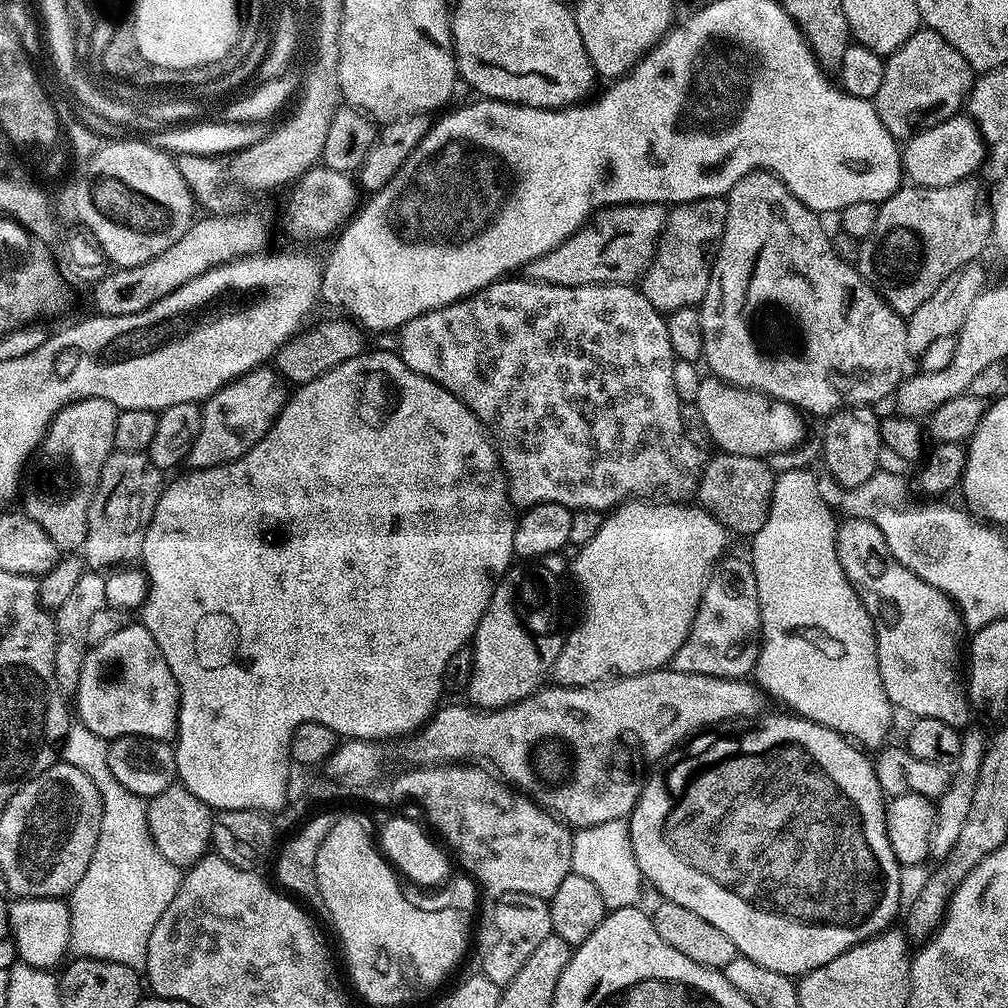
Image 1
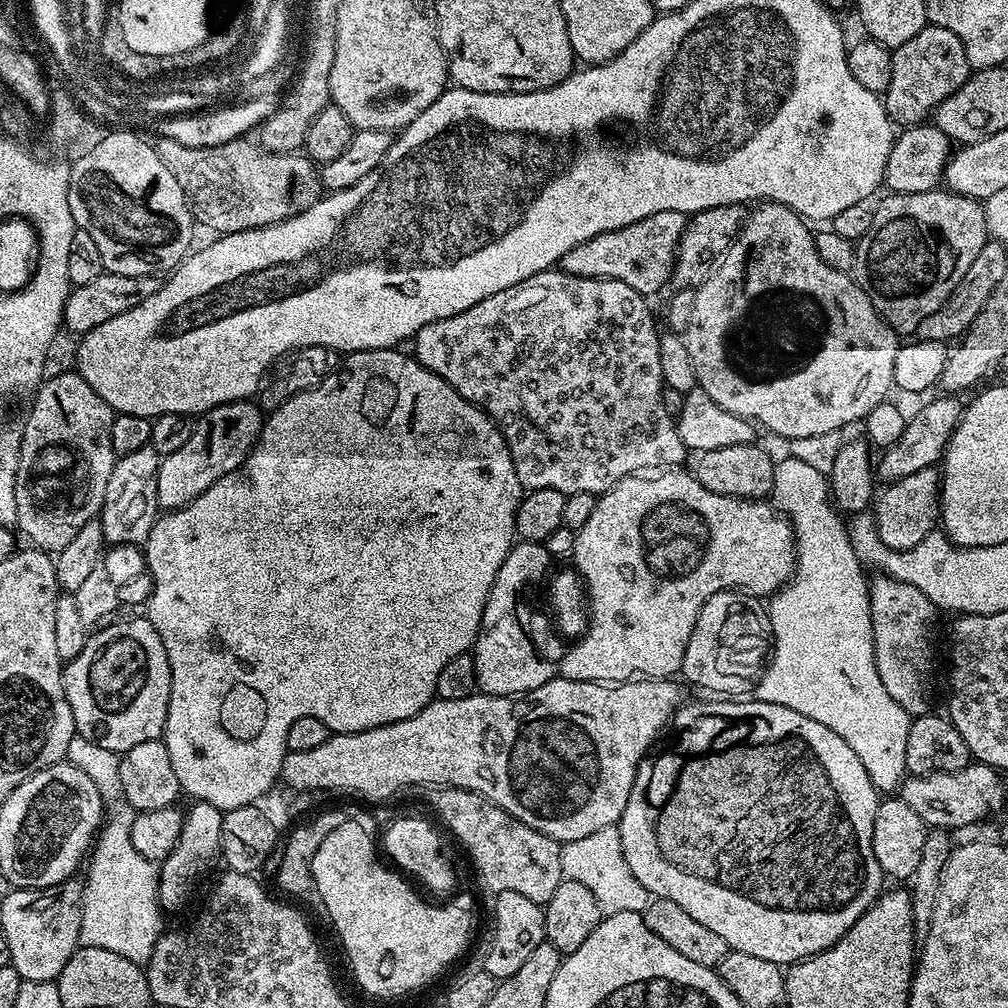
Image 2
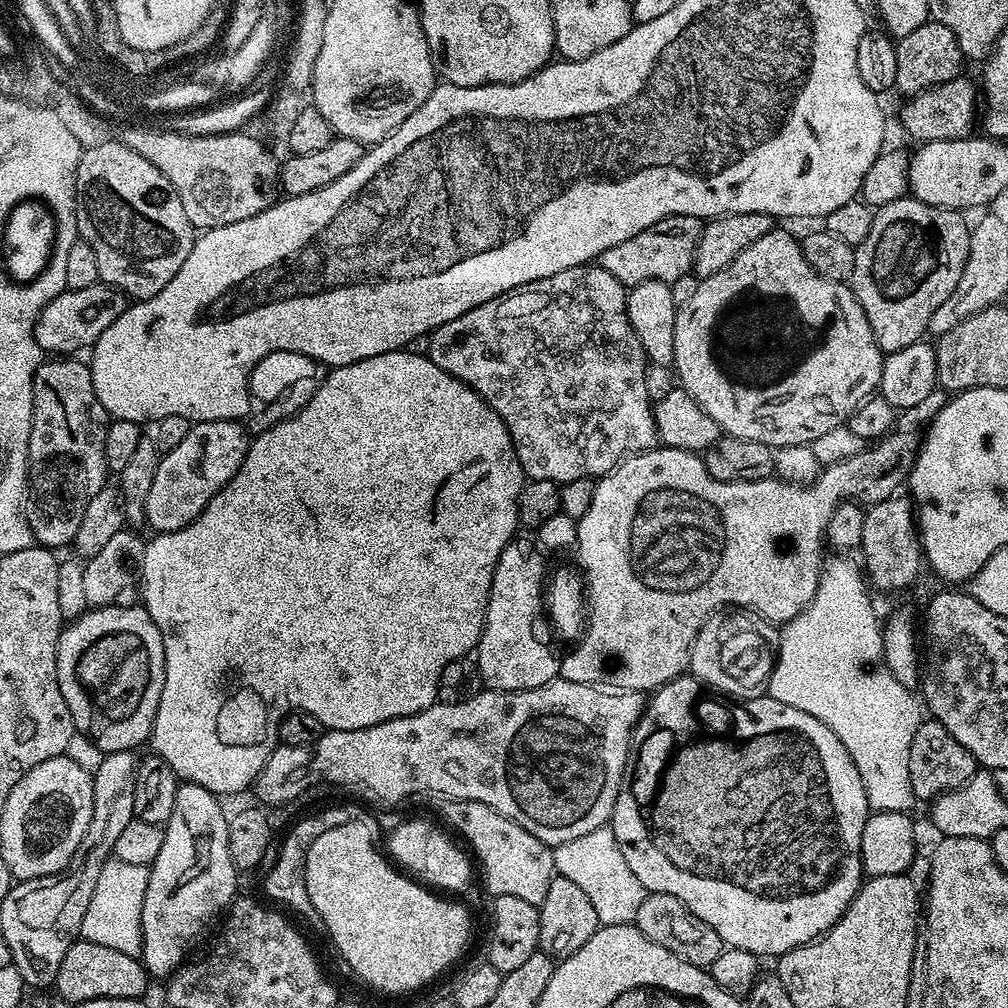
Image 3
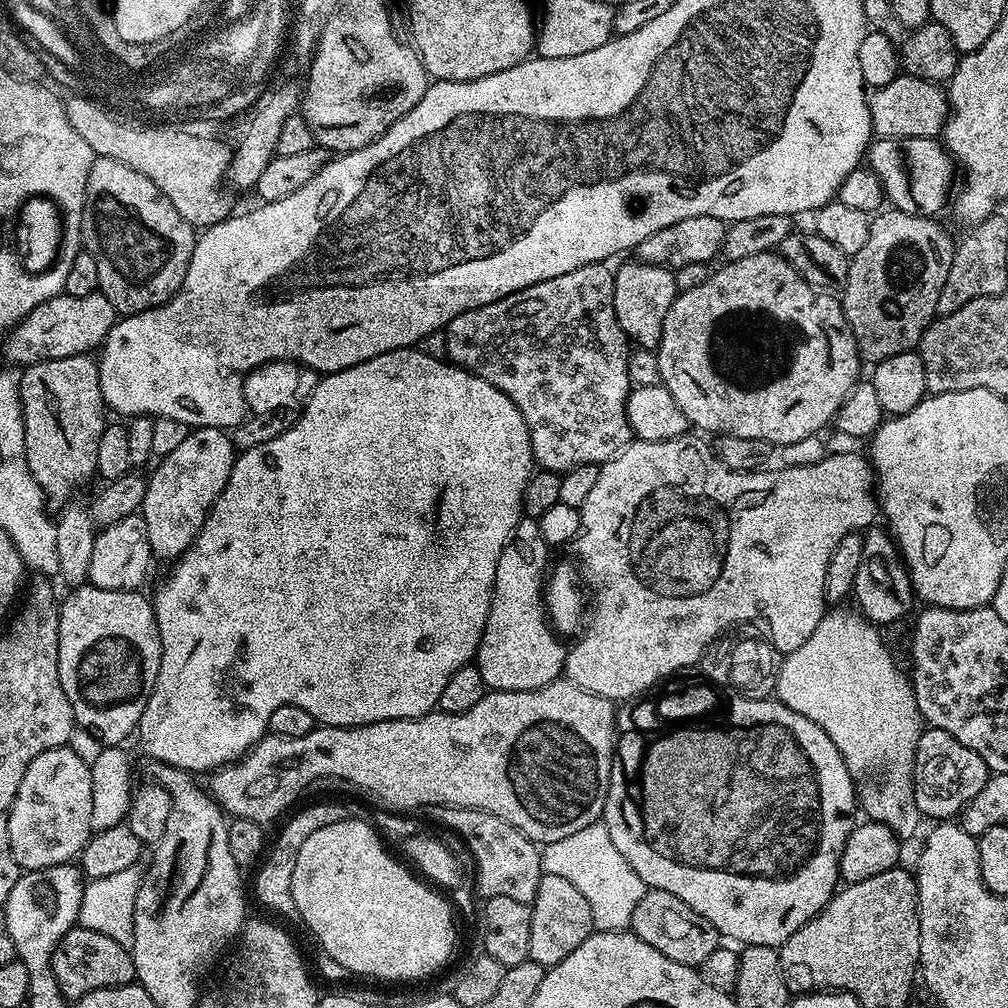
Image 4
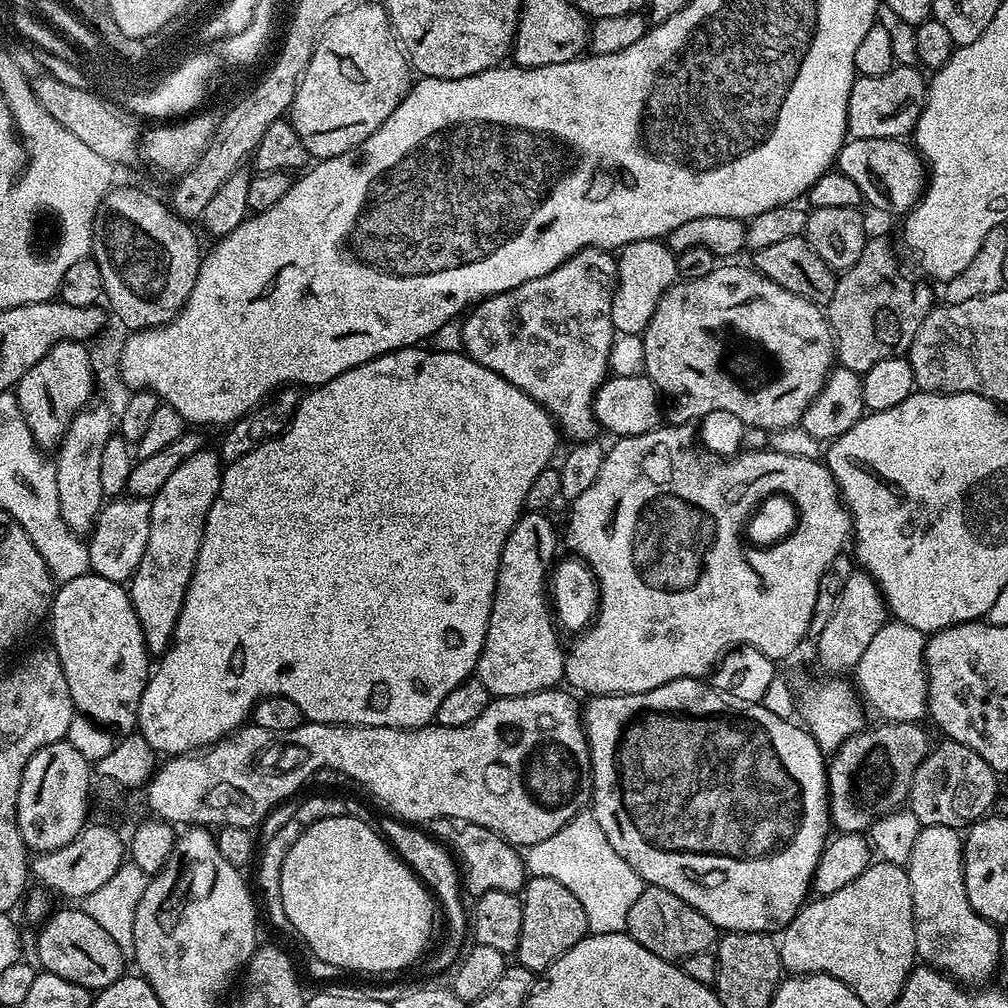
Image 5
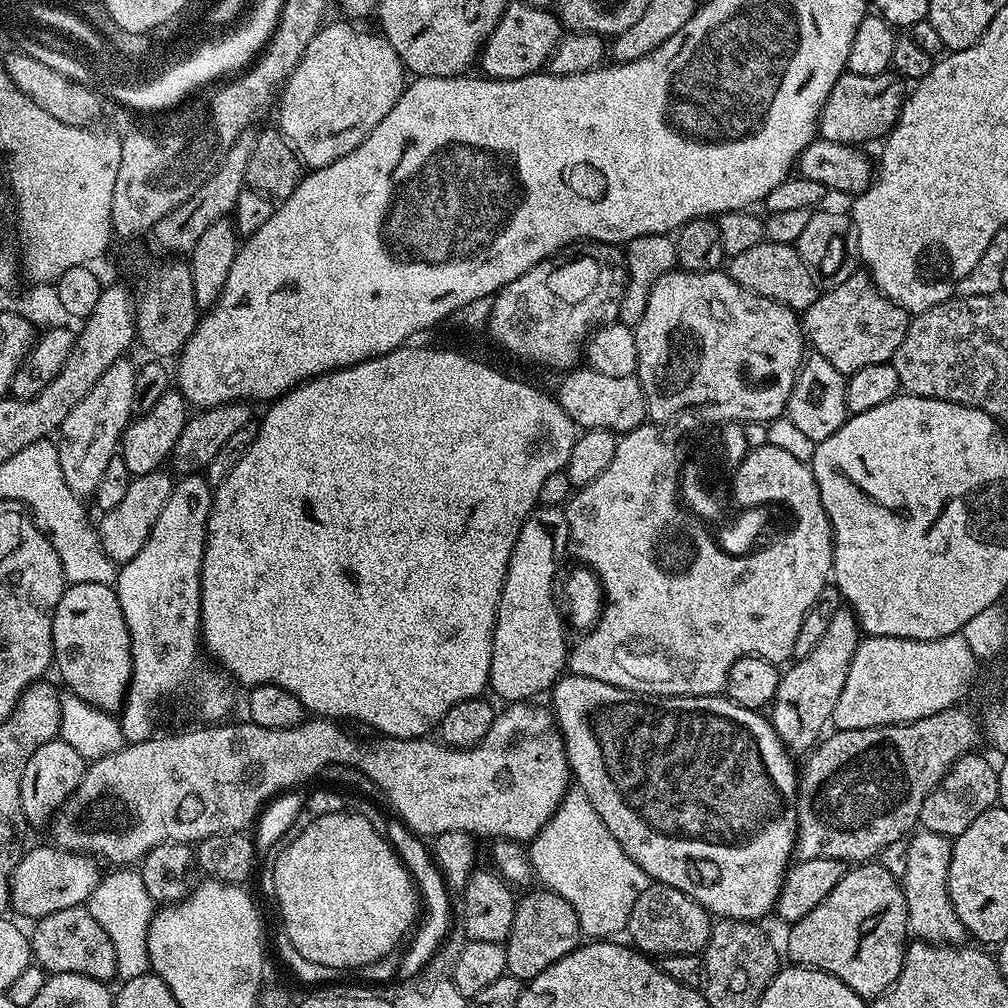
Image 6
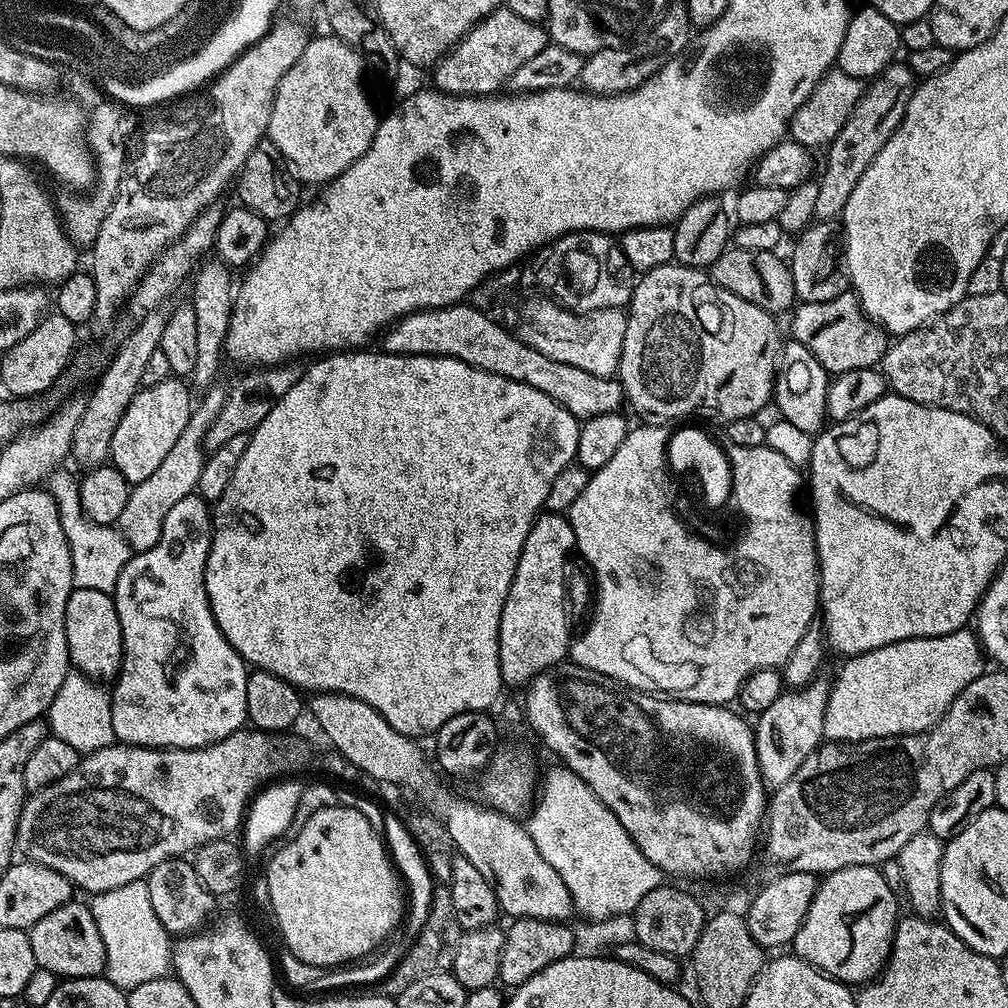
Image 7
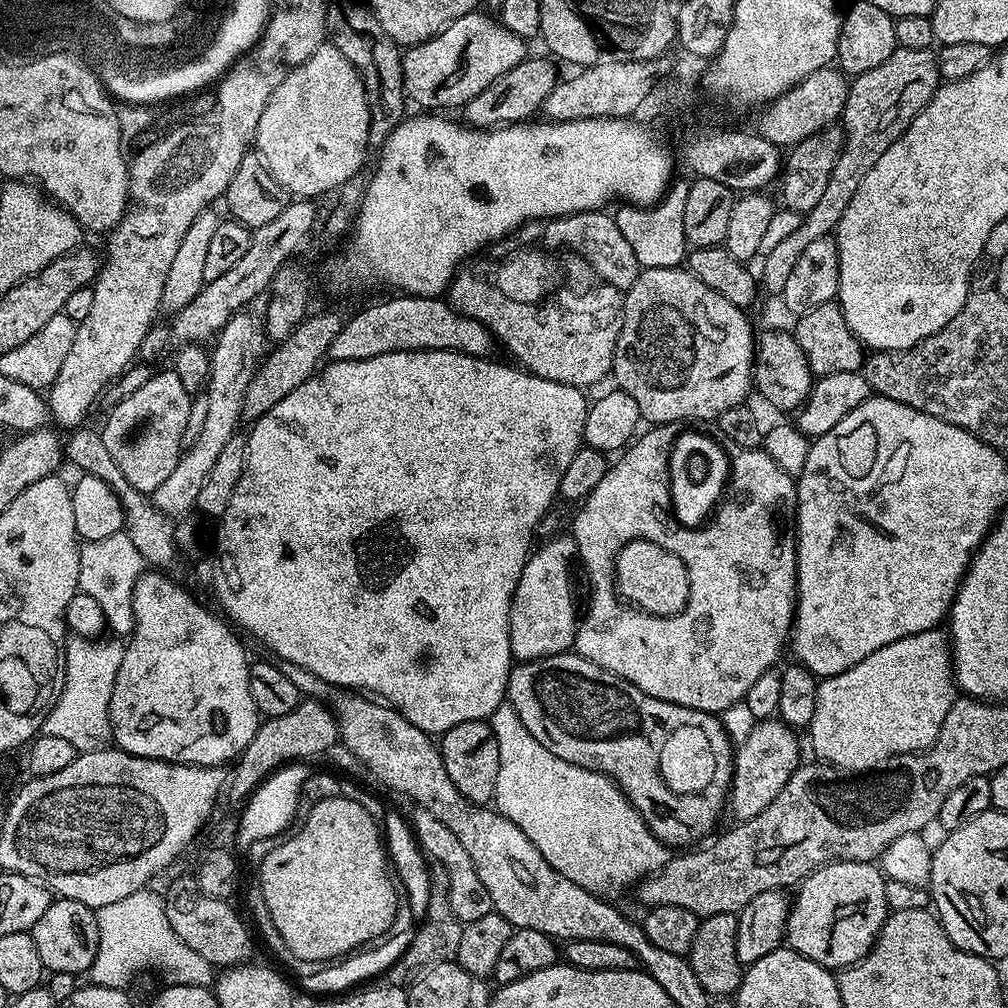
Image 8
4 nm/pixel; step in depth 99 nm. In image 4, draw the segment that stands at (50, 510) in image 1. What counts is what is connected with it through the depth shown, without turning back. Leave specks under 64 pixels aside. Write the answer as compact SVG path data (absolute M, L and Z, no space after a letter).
M88 354L54 358L27 365L19 377L24 445L30 474L34 474L49 505L67 505L75 497L72 495L96 476L98 438L102 438L106 426L100 365Z

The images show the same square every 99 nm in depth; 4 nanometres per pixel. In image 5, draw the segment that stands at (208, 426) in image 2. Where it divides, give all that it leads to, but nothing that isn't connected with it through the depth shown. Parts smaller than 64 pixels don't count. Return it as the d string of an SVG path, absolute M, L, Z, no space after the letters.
M208 451L190 454L190 458L166 478L162 490L151 497L148 545L130 581L130 595L144 630L144 641L152 654L163 654L172 643L174 626L202 546L208 511L220 489L222 461L215 451Z

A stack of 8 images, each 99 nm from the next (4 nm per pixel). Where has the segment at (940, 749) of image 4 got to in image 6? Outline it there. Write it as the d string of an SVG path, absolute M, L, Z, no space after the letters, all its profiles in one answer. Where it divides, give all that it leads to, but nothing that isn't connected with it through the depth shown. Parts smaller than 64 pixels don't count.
M969 754L958 758L954 766L944 775L941 782L931 794L922 802L919 827L926 832L942 834L949 838L955 838L978 818L986 810L997 807L998 804L998 778L997 769L984 756Z

